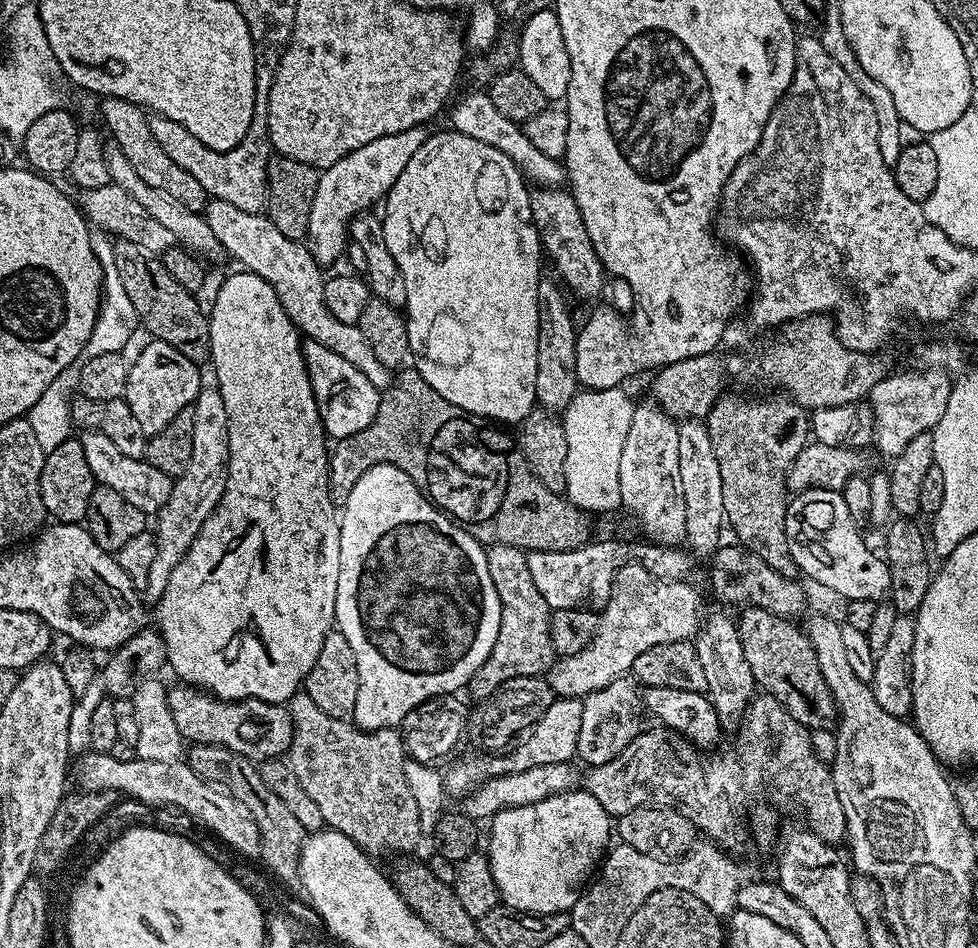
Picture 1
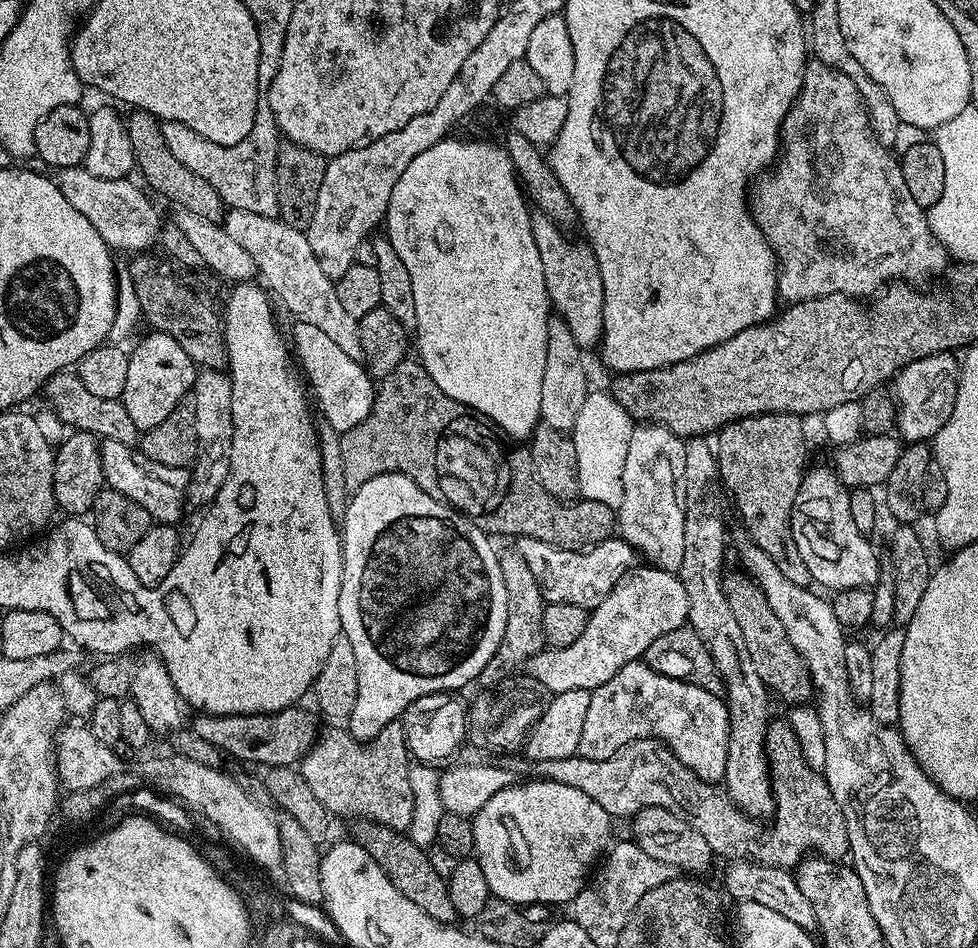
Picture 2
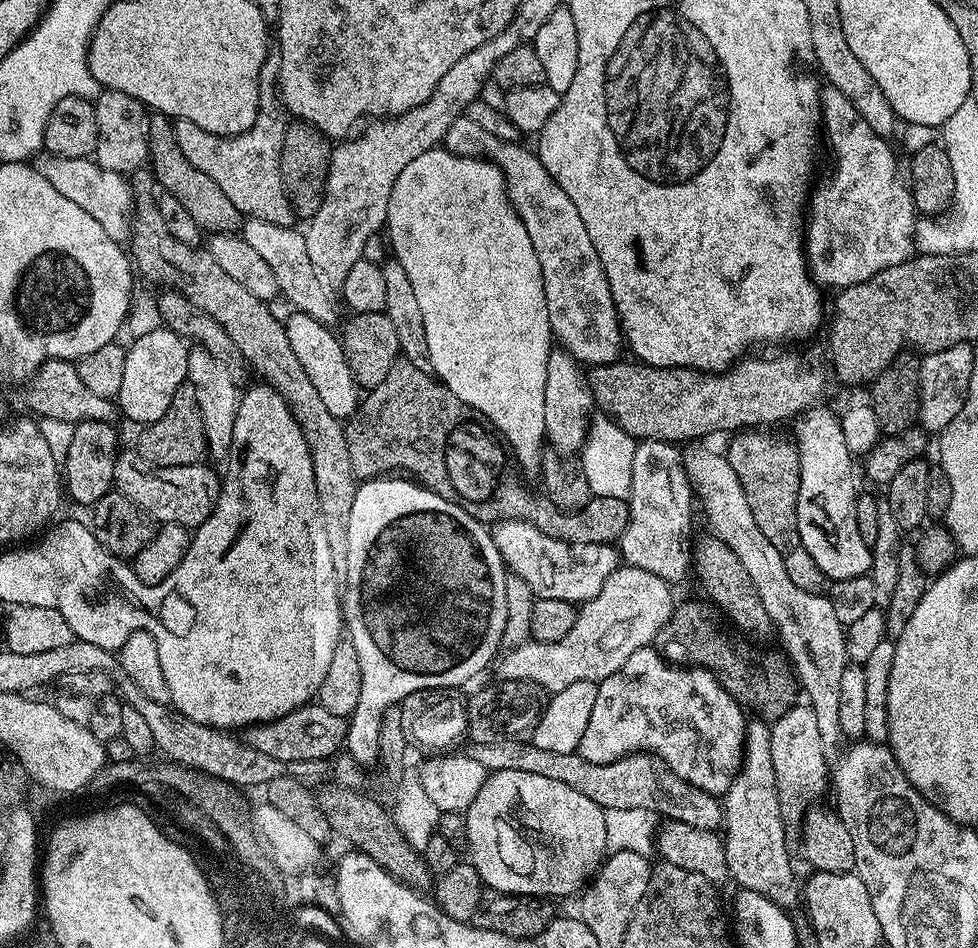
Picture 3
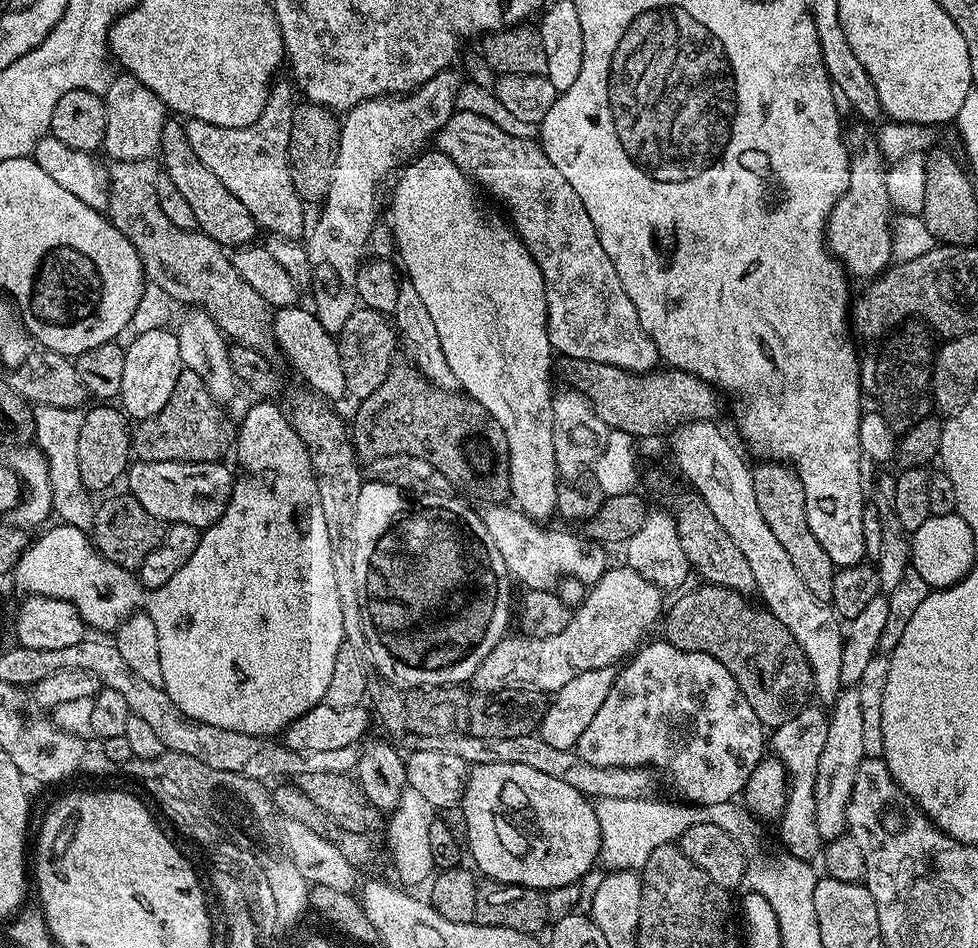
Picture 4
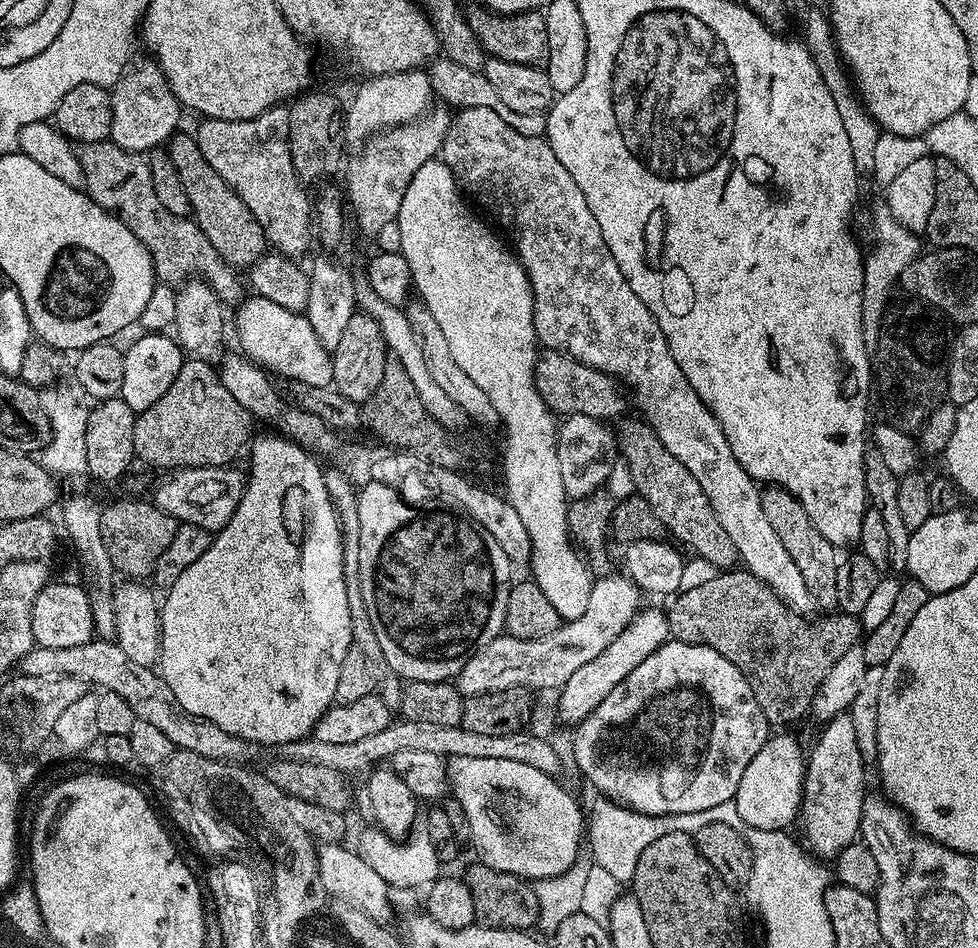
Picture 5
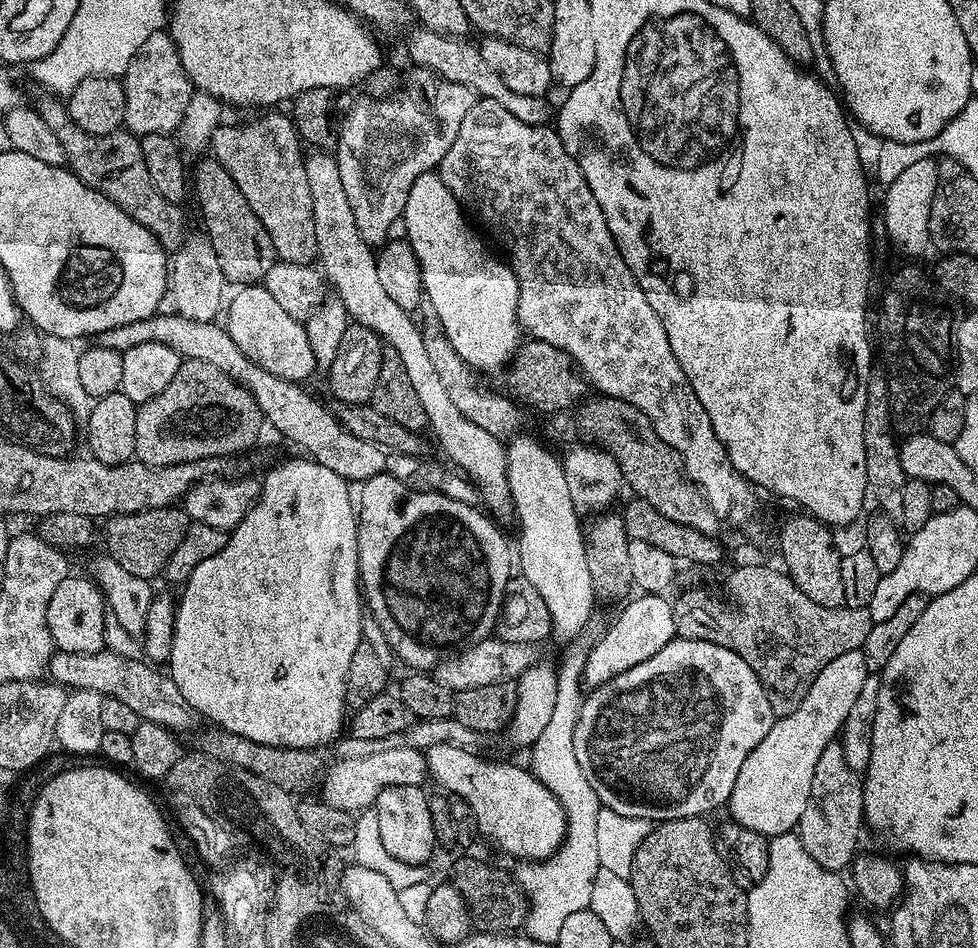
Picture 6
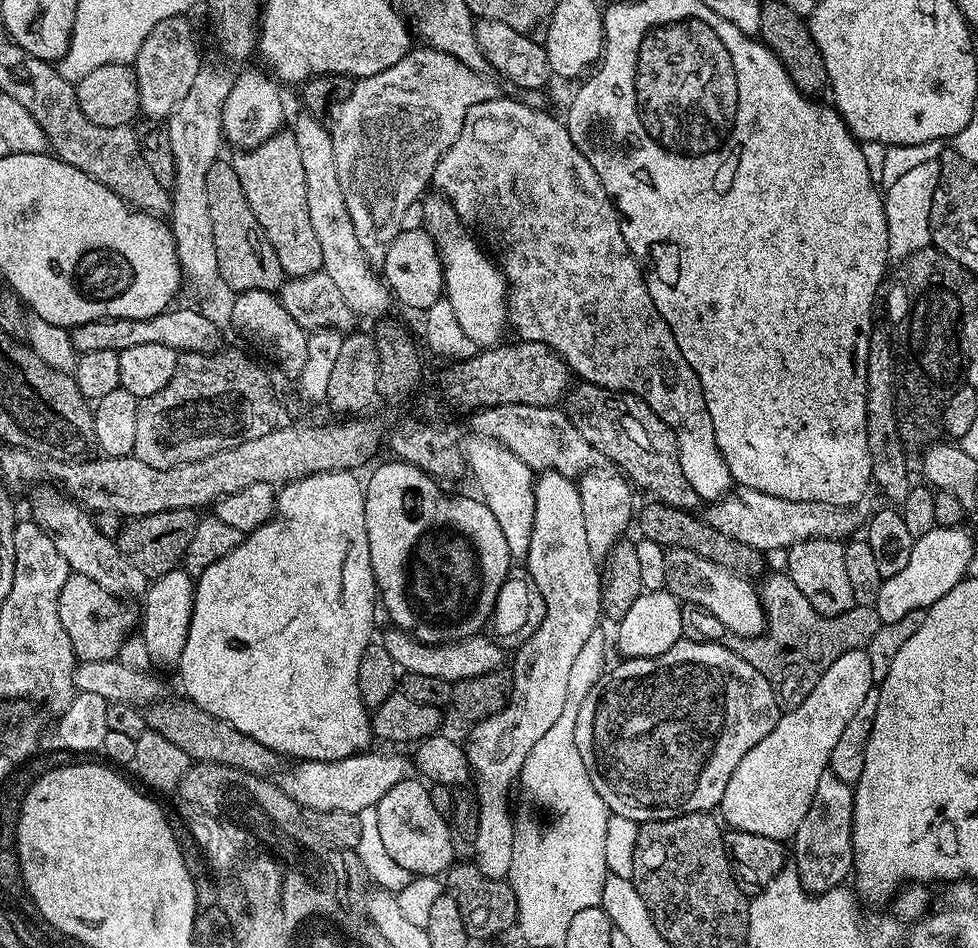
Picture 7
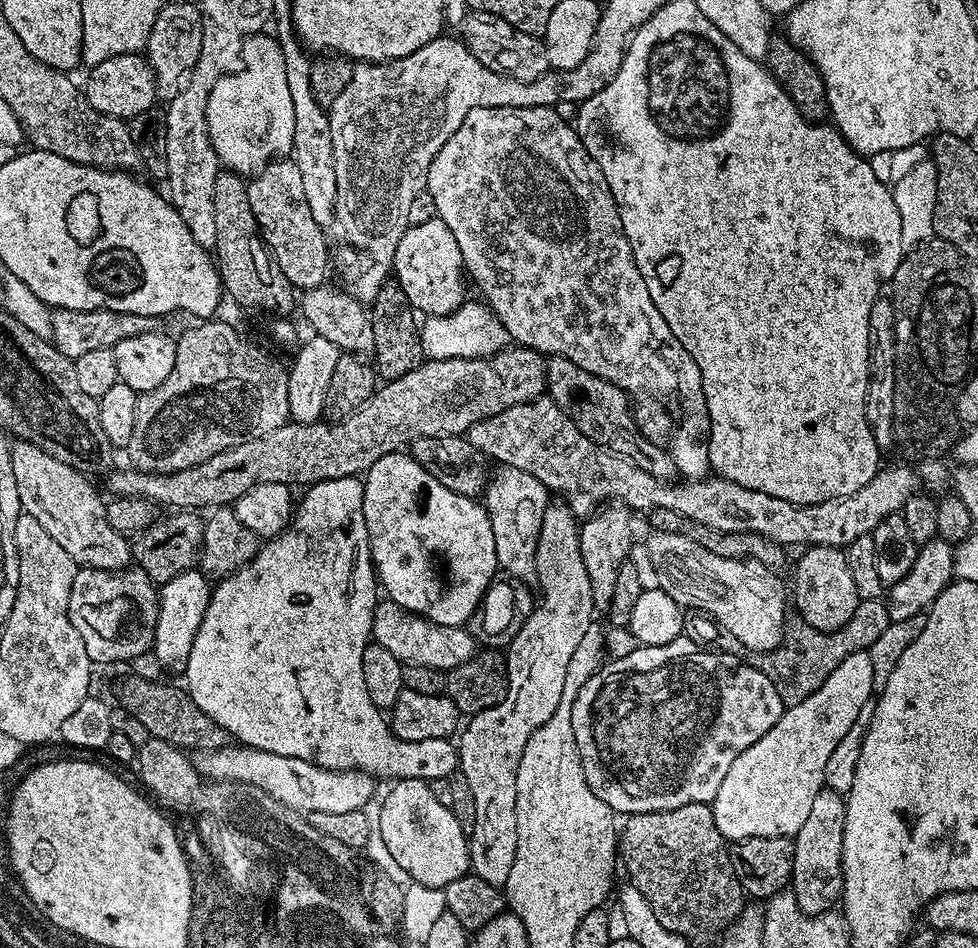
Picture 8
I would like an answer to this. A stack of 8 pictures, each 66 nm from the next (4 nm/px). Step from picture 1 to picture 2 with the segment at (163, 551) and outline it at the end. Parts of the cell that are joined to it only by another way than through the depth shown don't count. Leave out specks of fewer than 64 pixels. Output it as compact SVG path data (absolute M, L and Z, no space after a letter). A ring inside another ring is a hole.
M197 371L190 400L194 404L194 430L198 434L198 450L196 463L190 468L187 499L189 505L211 504L228 477L232 435L234 434L234 414L230 408L231 389L232 384L223 371Z

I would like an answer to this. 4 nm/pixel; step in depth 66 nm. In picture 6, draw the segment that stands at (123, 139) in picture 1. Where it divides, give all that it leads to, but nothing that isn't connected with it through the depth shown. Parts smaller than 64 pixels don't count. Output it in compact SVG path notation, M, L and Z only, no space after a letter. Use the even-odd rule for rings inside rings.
M215 158L207 159L198 161L196 169L190 172L190 188L204 219L203 235L207 236L210 246L214 246L214 258L218 258L218 266L222 266L222 274L229 285L259 284L270 266L277 263L274 242L270 242L266 226L258 222L258 214L250 210L250 202L246 202L242 190L238 190L238 182L230 178L226 166Z

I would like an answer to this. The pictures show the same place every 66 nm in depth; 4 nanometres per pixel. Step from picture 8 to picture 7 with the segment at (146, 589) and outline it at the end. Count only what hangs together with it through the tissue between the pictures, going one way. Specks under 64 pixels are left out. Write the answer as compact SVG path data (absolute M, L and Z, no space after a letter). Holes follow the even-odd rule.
M75 574L68 575L66 586L62 586L62 594L58 598L58 618L62 620L62 626L81 661L117 659L119 648L125 639L133 635L138 624L137 613L135 616L123 603L127 604L120 596L111 596L109 592L102 590L102 586L98 586L98 582L94 582L94 578Z

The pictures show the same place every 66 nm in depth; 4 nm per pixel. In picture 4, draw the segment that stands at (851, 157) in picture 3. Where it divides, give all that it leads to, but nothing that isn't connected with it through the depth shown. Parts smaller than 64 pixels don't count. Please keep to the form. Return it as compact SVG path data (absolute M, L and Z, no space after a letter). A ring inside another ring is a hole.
M872 138L862 141L857 148L853 147L850 155L852 157L850 184L846 194L842 194L842 198L830 214L826 243L829 253L835 256L853 277L875 278L893 261L894 207L887 193L886 161L880 157L876 141Z

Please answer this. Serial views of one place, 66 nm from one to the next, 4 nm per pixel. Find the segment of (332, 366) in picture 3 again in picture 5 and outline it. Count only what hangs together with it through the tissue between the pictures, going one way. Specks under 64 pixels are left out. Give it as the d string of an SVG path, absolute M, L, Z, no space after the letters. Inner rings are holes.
M255 294L240 300L235 311L239 351L252 363L264 370L276 368L284 380L297 380L318 387L332 384L332 354L322 346L304 312L286 310L286 306L278 306L278 302L270 302Z

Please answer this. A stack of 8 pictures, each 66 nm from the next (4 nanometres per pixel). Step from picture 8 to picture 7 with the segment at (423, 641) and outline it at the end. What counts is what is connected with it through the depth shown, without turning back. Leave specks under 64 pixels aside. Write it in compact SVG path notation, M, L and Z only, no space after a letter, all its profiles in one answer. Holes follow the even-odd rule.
M391 631L382 637L382 643L392 661L396 663L397 669L404 672L430 674L433 678L455 682L481 676L487 672L499 672L506 664L505 649L484 634L467 636L461 640L449 640L447 644L422 644L407 632Z

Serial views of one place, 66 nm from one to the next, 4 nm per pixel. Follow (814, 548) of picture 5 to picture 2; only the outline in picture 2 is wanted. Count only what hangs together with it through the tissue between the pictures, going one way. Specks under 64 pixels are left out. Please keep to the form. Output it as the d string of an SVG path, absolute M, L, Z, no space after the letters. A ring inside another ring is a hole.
M771 412L765 416L751 416L730 422L725 428L720 429L714 440L714 451L716 453L716 464L720 467L720 479L723 487L732 495L732 504L744 523L747 539L753 540L770 558L774 558L778 570L782 575L790 578L803 588L813 583L810 574L810 566L802 559L805 549L798 539L797 533L792 532L792 507L797 507L801 499L800 483L804 481L806 467L804 468L804 455L808 452L808 444L804 441L804 424L801 417L792 412Z

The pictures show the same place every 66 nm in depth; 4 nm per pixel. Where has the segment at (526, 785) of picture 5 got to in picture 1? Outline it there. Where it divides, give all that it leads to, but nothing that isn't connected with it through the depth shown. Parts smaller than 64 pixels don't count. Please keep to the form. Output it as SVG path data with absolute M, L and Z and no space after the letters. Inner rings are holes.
M587 790L554 794L542 802L507 808L491 817L488 826L486 855L490 862L490 874L494 874L494 882L500 891L503 907L514 912L529 912L531 916L571 913L594 869L609 851L608 835L611 837L614 832L613 817L609 816L606 810L602 810L598 798L594 798Z

